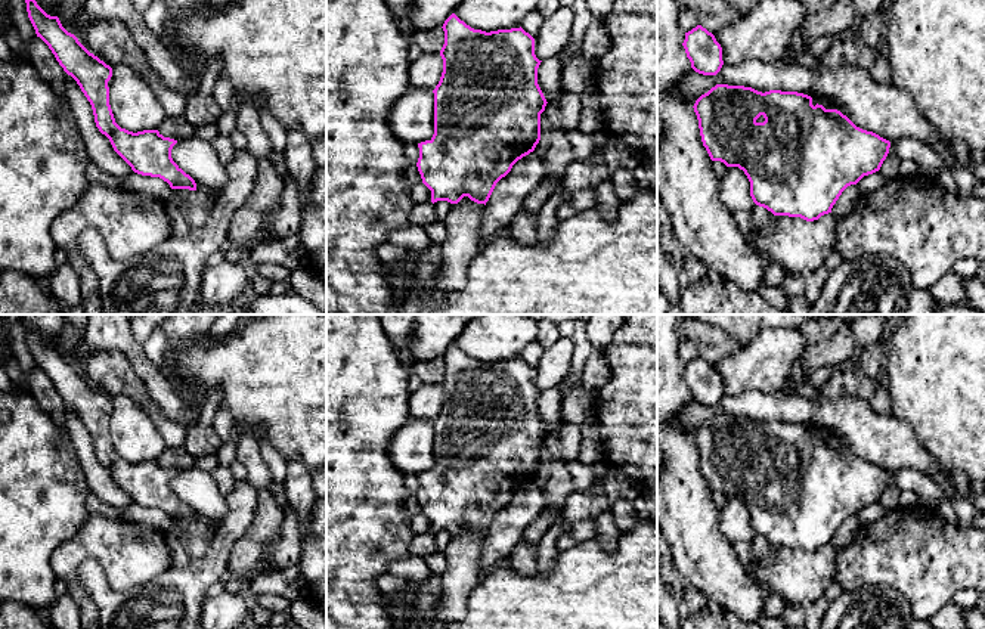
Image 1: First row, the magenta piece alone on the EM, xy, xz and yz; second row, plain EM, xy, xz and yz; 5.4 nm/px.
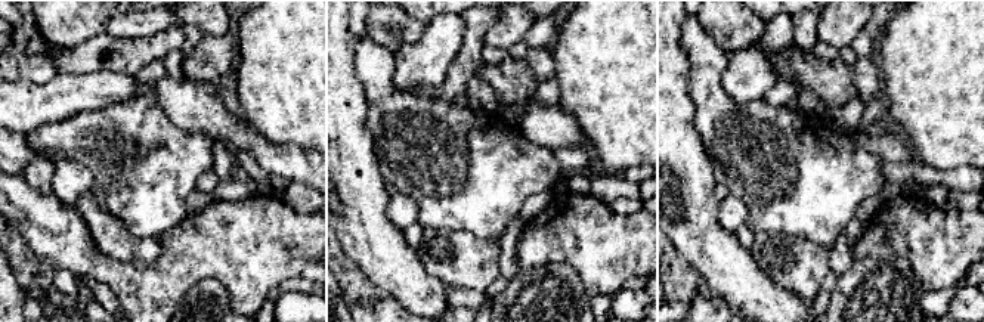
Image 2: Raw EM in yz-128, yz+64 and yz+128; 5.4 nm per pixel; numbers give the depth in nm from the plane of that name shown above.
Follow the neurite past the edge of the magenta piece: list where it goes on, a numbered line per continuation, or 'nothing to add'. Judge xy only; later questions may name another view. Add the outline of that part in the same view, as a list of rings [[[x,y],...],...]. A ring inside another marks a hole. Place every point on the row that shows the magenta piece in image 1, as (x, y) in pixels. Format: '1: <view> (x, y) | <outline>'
nothing to add

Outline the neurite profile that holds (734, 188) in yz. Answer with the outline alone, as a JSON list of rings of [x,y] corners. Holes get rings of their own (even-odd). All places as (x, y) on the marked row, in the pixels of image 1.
[[[727,167],[725,174],[719,177],[718,195],[731,213],[750,210],[755,204],[750,196],[750,182],[738,167]]]

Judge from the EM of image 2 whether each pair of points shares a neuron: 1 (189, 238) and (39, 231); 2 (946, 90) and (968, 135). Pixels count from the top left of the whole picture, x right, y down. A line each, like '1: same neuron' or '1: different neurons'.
1: same neuron
2: same neuron

